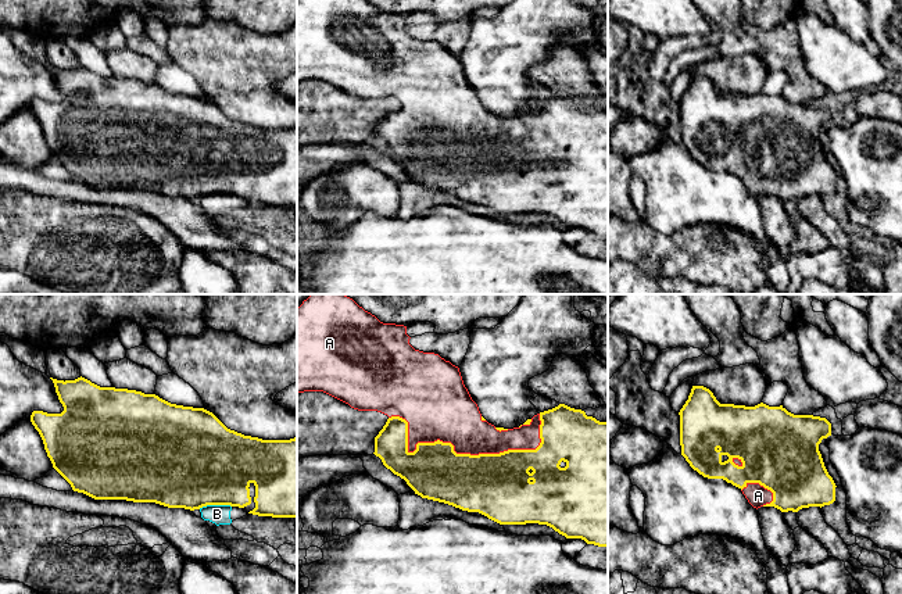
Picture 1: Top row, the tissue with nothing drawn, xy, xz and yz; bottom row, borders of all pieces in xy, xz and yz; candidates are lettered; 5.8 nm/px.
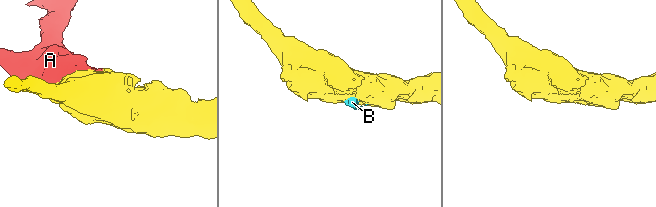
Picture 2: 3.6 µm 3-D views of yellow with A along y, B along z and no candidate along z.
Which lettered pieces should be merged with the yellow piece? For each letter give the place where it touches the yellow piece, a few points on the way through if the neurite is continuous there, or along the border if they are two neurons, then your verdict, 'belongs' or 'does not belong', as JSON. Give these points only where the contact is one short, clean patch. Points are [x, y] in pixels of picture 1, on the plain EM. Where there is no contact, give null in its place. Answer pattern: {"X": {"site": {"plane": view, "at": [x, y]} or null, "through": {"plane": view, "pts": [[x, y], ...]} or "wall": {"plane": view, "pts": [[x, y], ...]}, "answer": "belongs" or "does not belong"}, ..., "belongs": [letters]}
{"A": {"site": {"plane": "xz", "at": [453, 135]}, "answer": "belongs"}, "B": {"site": {"plane": "xy", "at": [214, 193]}, "wall": {"plane": "xy", "pts": [[231, 194], [203, 194], [199, 197]]}, "answer": "does not belong"}, "belongs": ["A"]}

